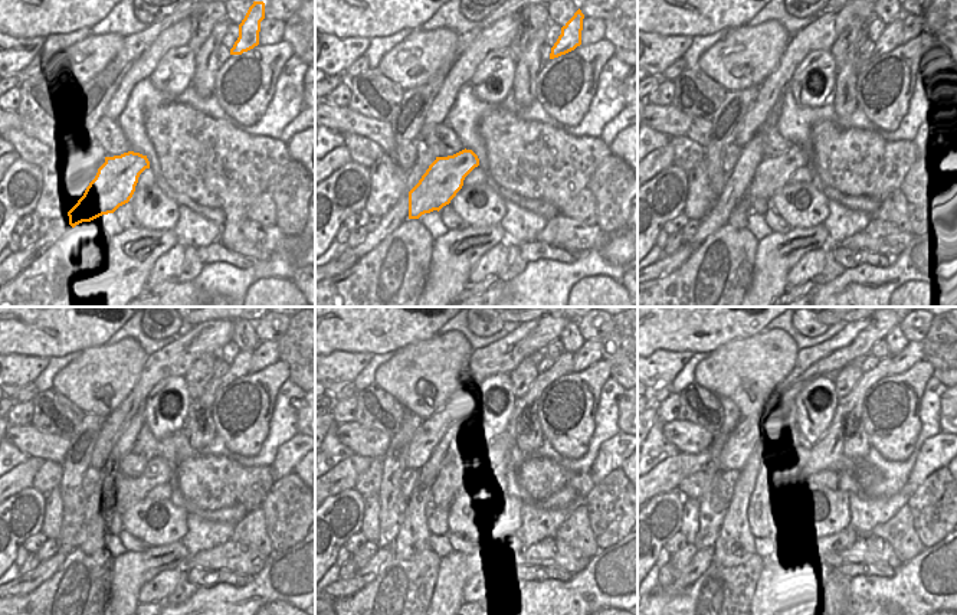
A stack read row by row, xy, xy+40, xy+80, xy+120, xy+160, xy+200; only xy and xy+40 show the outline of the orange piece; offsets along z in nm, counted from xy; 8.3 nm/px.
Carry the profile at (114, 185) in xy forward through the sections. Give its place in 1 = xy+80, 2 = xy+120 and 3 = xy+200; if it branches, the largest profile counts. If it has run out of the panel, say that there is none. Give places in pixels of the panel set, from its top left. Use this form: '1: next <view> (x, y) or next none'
1: next xy+80 (772, 173)
2: next xy+120 (159, 471)
3: next xy+200 (828, 452)

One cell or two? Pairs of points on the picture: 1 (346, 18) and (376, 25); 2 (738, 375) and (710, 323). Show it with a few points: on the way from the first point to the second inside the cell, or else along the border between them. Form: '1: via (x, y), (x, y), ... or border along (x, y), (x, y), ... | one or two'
1: via (353, 18), (366, 18), (369, 20) | one
2: border along (754, 334), (727, 340), (710, 353) | two

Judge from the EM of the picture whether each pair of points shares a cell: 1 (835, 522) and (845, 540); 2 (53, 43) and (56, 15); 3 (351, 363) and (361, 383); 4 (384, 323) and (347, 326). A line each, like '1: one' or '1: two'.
1: two
2: two
3: two
4: one

